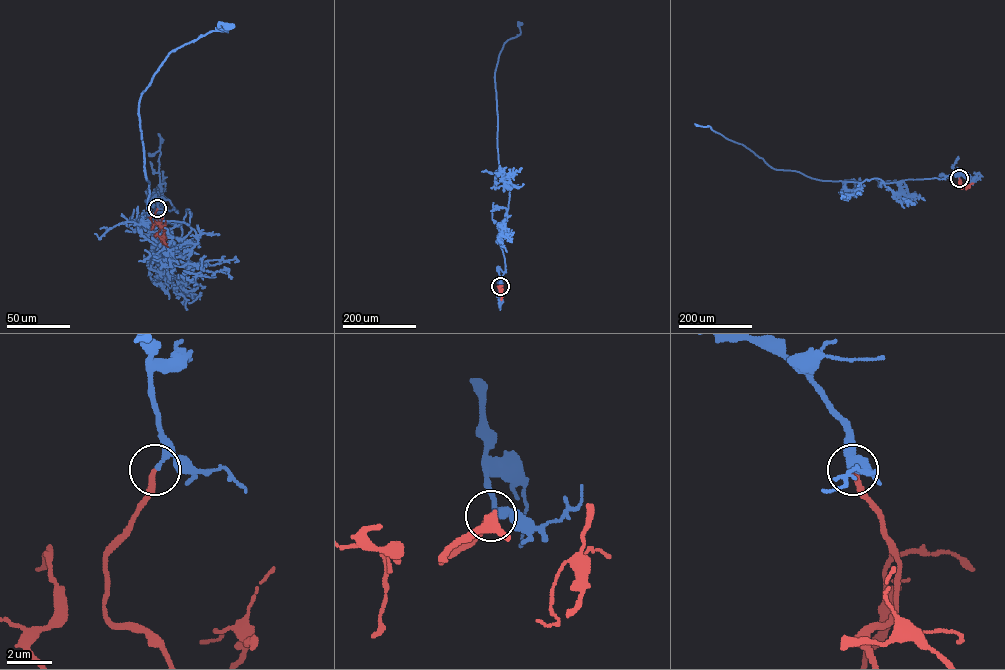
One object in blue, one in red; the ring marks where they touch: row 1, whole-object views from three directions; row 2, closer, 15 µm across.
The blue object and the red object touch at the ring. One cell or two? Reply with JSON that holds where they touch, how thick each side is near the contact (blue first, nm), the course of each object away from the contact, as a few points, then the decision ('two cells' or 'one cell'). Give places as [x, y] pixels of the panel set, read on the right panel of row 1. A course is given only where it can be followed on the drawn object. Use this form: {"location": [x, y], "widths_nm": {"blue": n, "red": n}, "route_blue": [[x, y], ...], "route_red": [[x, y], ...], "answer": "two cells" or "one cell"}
{"location": [959, 178], "widths_nm": {"blue": 200, "red": 240}, "route_blue": [[959, 178], [820, 180], [775, 169], [743, 145], [696, 125]], "route_red": [[959, 178], [964, 186], [973, 183]], "answer": "one cell"}

